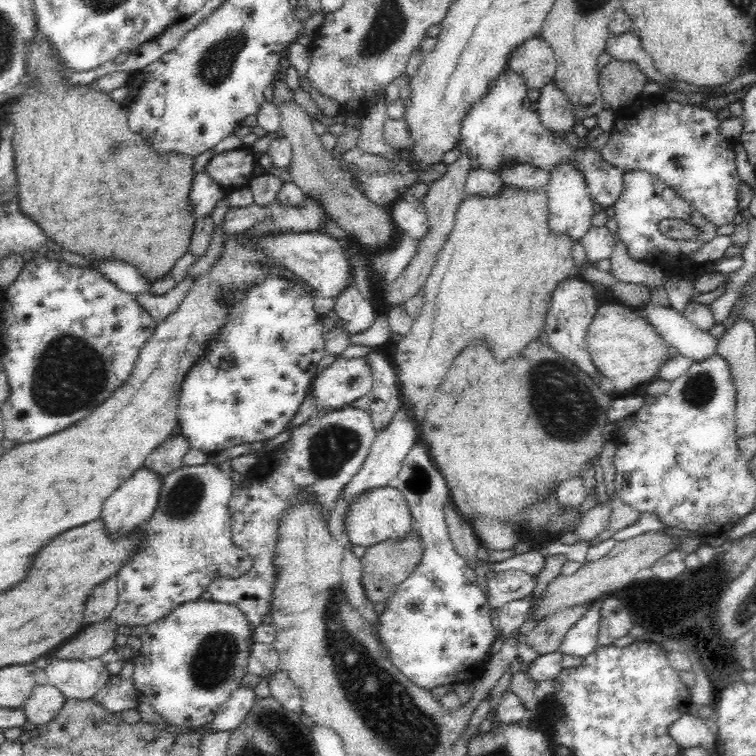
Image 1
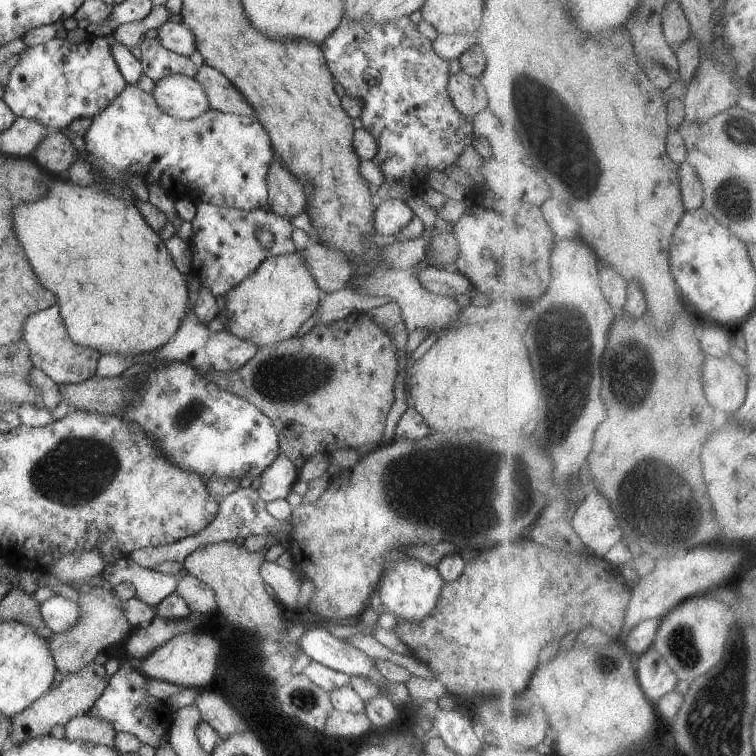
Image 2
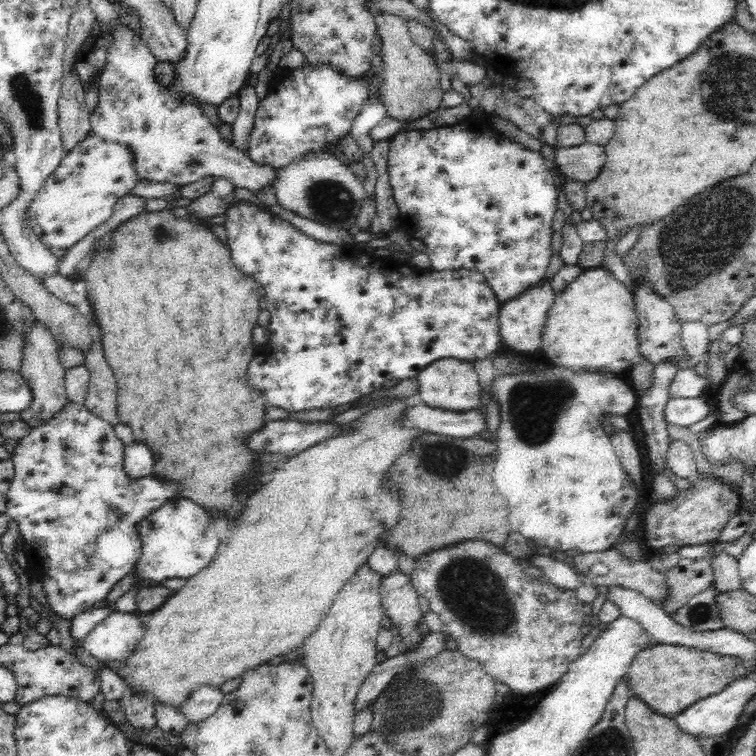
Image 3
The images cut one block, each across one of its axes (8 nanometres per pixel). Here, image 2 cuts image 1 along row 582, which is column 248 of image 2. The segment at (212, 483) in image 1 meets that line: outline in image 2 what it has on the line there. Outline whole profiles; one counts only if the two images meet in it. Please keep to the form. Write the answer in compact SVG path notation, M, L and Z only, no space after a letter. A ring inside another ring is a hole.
M127 84L126 88L93 118L84 138L84 159L92 163L97 175L101 176L99 182L93 181L92 185L104 189L109 195L135 201L134 194L124 182L124 174L130 172L141 176L146 184L160 183L165 191L176 199L186 195L194 200L195 204L209 202L219 207L234 207L245 211L267 206L267 172L275 157L275 150L258 119L208 109L198 118L180 120L162 111L152 93L146 93L136 85Z

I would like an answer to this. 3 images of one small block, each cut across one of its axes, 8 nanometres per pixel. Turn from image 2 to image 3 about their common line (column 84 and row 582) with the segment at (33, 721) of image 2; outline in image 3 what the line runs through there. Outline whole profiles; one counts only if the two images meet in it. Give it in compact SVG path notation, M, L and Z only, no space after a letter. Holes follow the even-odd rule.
M718 548L702 559L681 558L675 567L664 572L667 578L668 596L663 600L661 608L668 617L674 616L688 600L714 584L711 558L716 552Z

